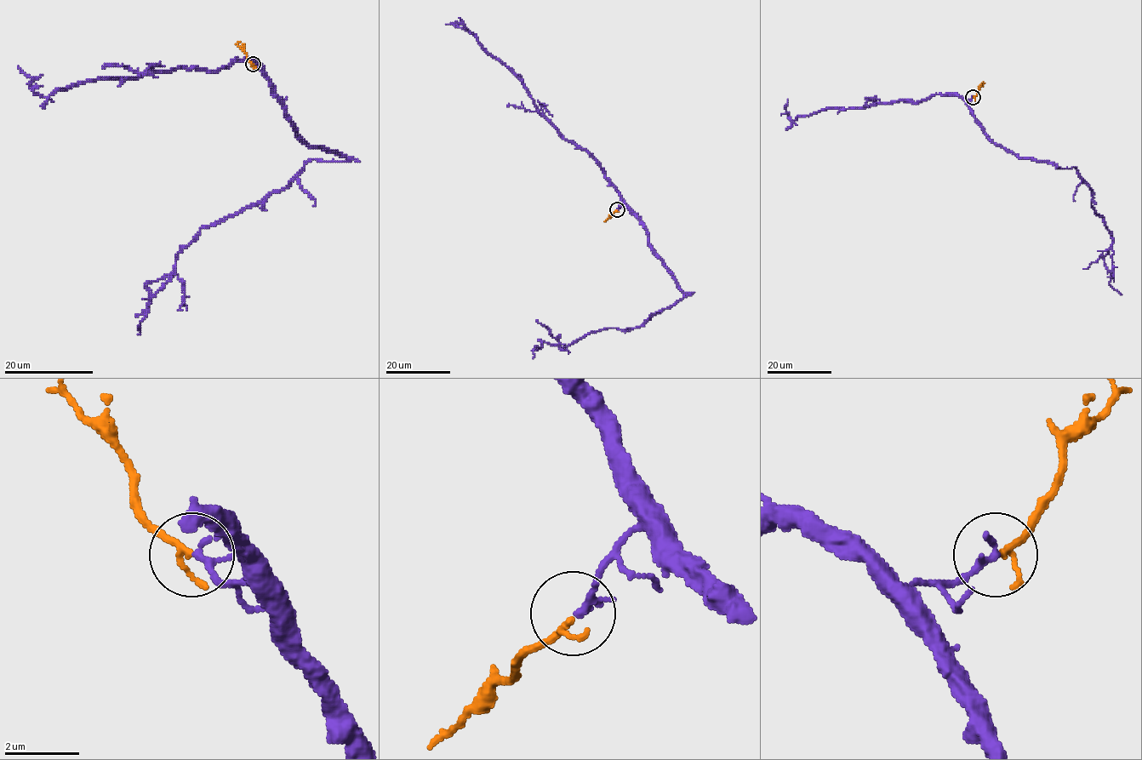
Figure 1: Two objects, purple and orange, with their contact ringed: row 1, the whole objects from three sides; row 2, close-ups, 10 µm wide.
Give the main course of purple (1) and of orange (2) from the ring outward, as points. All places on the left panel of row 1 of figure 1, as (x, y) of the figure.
1: (253, 63), (296, 133), (346, 158), (310, 160), (282, 190), (201, 230), (176, 268), (146, 286), (137, 334)
2: (253, 63), (238, 44), (239, 41)

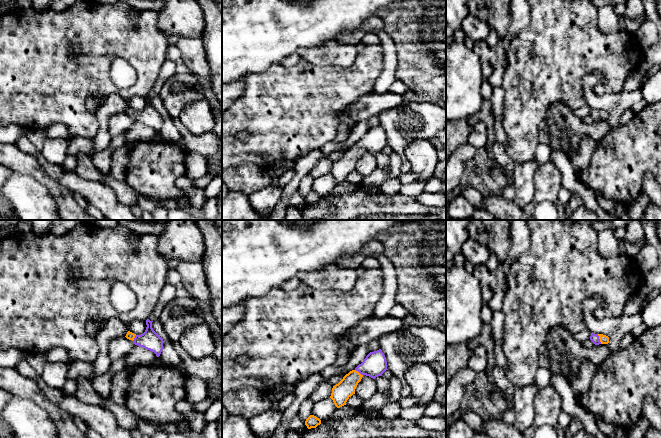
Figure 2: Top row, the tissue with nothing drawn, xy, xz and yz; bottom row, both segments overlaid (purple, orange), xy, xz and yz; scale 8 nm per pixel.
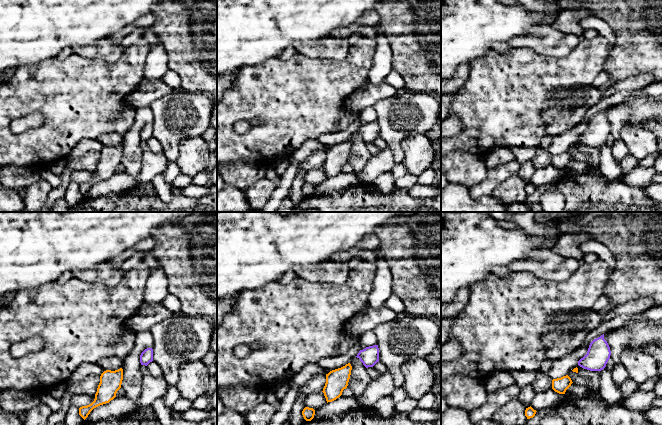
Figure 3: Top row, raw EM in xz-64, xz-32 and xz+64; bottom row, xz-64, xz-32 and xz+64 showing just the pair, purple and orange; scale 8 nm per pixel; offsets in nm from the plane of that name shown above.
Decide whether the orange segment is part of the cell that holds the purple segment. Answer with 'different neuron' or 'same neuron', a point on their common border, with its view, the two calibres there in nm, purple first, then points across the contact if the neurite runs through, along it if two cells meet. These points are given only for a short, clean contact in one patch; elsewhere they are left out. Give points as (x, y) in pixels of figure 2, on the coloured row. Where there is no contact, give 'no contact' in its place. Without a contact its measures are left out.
same neuron; meets purple in yz at (599, 339); 70 nm thick on the purple side, 70 nm on the other; runs through yz (594, 338), (599, 339), (604, 339)

